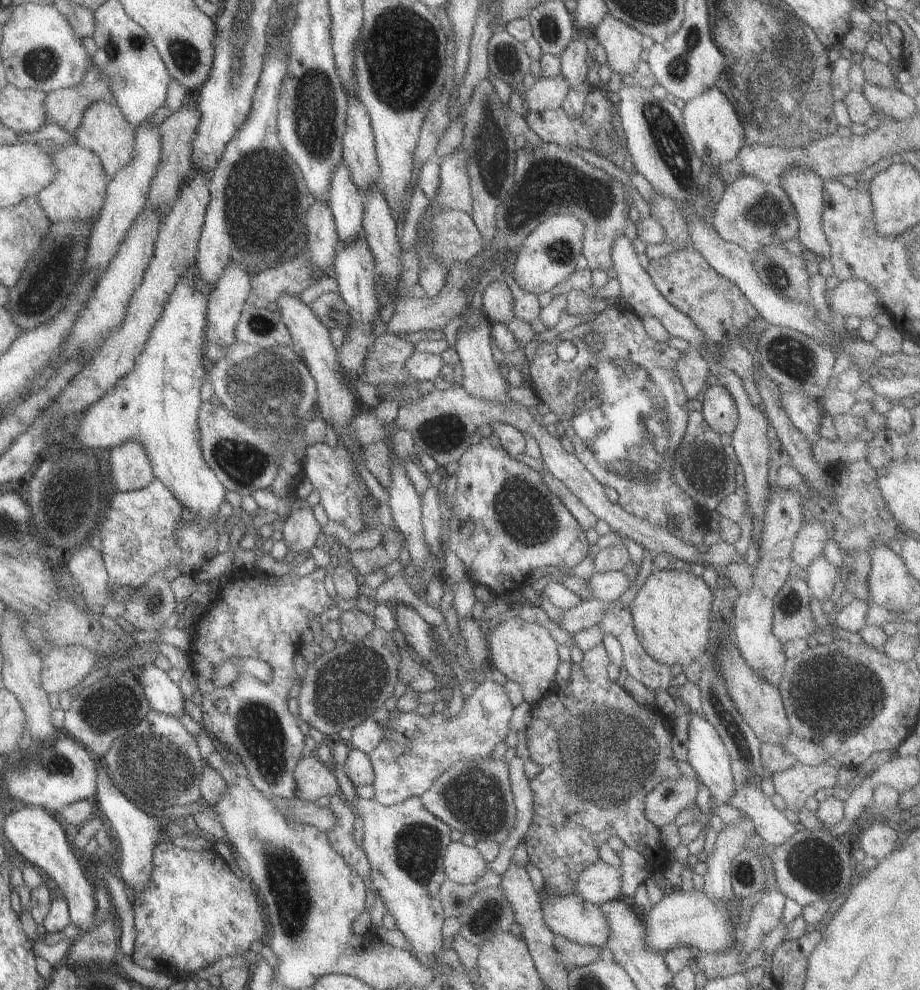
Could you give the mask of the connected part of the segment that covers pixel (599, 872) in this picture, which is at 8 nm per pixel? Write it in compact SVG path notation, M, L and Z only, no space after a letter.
M600 859L577 877L572 894L600 906L621 898L620 886L620 872Z

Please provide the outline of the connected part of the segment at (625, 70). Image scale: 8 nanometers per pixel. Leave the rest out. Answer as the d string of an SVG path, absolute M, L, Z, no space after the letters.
M607 14L596 27L591 29L590 34L595 35L598 43L606 50L606 55L608 55L607 65L612 71L615 71L620 76L634 73L643 50L643 35L636 28Z

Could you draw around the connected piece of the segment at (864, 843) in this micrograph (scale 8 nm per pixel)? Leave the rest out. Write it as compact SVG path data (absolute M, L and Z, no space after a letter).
M875 821L866 826L866 828L859 829L858 844L868 857L876 859L876 861L883 860L892 850L895 850L900 844L898 839L898 832L884 824L884 822Z

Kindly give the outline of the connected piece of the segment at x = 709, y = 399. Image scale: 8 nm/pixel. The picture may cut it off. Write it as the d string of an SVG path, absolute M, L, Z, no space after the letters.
M713 381L704 391L704 406L702 406L701 412L704 421L720 436L730 436L736 429L739 420L734 400L726 388L715 384Z

